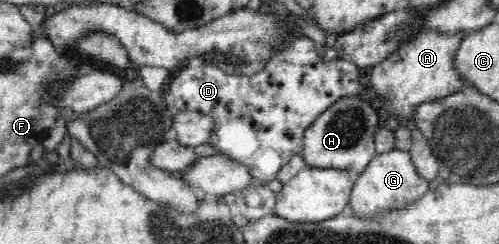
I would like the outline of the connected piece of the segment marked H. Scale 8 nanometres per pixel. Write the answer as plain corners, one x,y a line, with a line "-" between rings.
358,98
340,99
325,110
303,138
303,150
307,168
346,170
352,176
361,173
376,154
374,134
379,130
377,109

